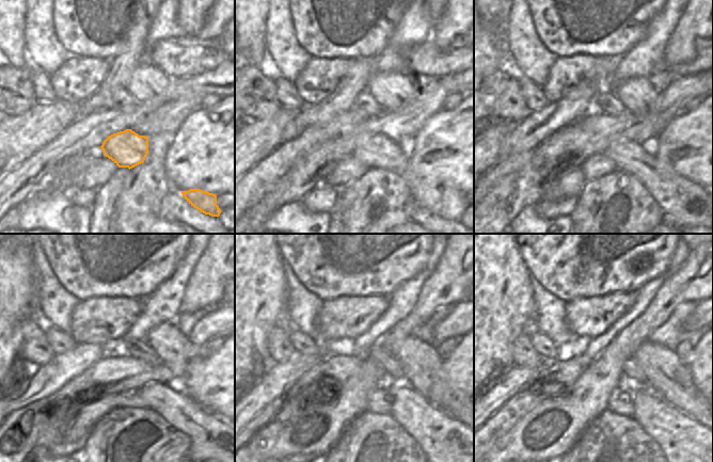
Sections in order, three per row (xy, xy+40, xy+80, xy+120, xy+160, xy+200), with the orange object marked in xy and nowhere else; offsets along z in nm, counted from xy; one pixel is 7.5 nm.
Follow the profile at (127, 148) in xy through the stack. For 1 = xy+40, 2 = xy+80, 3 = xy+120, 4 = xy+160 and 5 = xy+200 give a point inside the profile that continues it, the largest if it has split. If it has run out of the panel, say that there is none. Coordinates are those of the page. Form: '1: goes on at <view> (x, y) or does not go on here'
1: goes on at xy+40 (447, 202)
2: goes on at xy+80 (684, 204)
3: goes on at xy+120 (212, 444)
4: goes on at xy+160 (447, 443)
5: goes on at xy+200 (688, 445)

